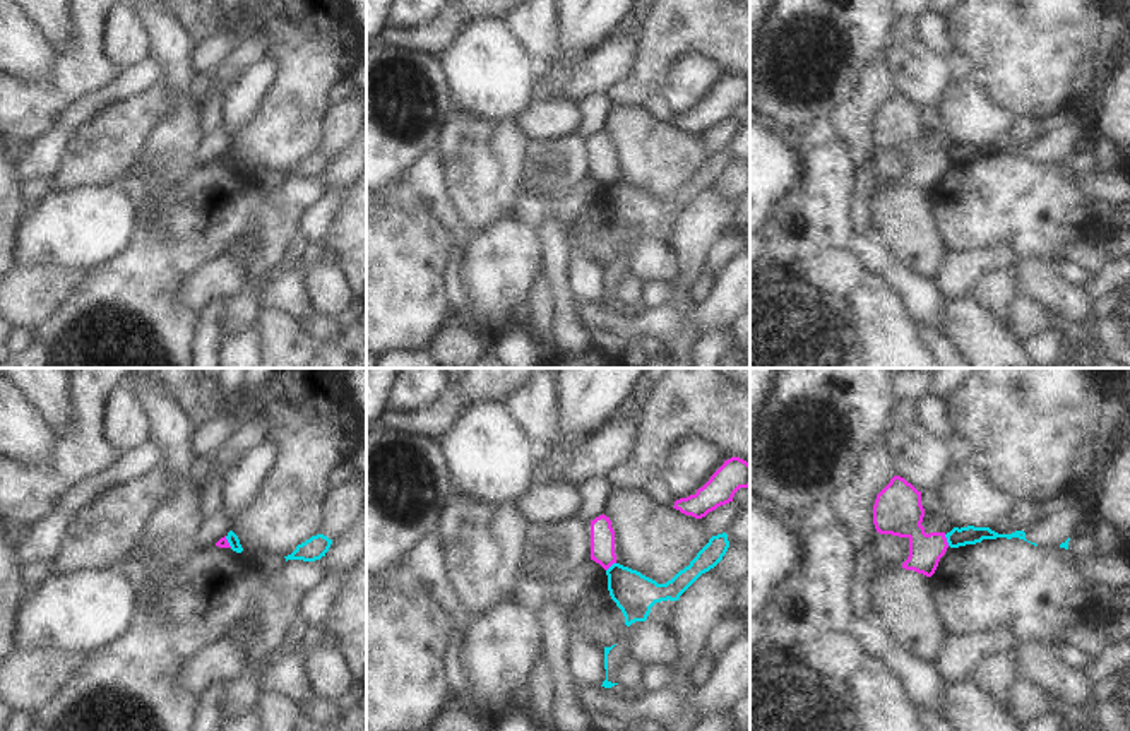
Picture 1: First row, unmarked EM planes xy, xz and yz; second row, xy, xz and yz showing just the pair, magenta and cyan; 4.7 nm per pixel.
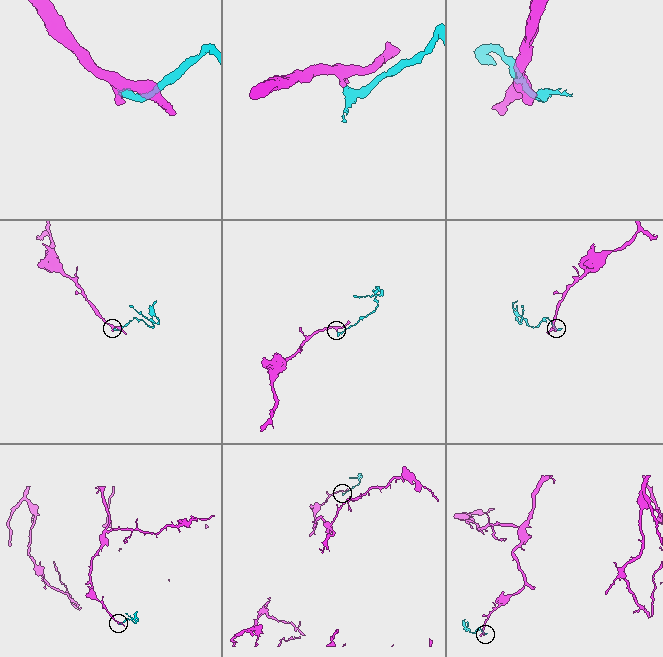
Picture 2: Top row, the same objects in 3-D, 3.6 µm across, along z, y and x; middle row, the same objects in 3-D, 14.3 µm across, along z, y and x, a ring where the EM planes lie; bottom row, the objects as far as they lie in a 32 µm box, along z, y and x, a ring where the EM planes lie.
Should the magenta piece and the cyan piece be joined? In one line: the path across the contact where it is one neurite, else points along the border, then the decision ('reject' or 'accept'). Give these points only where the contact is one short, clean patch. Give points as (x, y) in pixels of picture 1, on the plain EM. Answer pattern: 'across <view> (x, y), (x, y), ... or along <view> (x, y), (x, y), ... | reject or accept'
along yz (944, 151), (949, 161) | reject

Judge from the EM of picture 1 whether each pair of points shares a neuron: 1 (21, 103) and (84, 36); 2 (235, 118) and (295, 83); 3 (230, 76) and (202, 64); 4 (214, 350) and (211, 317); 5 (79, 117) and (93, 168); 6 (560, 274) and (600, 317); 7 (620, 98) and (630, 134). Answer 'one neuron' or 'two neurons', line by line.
1: one neuron
2: two neurons
3: two neurons
4: one neuron
5: two neurons
6: two neurons
7: two neurons

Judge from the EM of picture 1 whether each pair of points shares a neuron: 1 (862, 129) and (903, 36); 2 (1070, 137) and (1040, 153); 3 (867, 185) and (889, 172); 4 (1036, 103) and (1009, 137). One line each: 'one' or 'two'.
1: one
2: one
3: two
4: two

